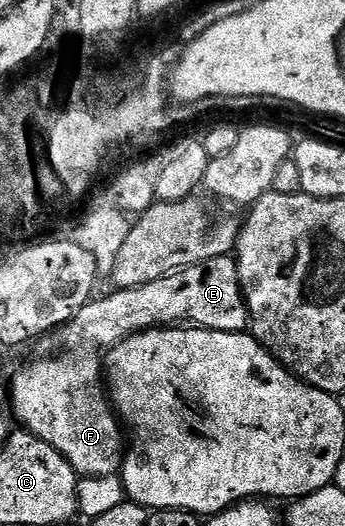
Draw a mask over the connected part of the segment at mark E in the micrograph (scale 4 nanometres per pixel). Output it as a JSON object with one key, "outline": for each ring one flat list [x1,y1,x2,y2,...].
{"outline":[[231,255,202,261,201,264,191,265,188,269,179,269,167,277,157,279,153,283,145,283,141,287,116,288,114,292,108,297,96,296,88,301,85,307,81,307,78,315,66,326,65,332,69,340,80,341,83,345,100,345,100,350,106,351,133,333,143,333,156,327,198,327,226,333,242,333,249,325,247,302,243,299,239,272,234,256]]}

